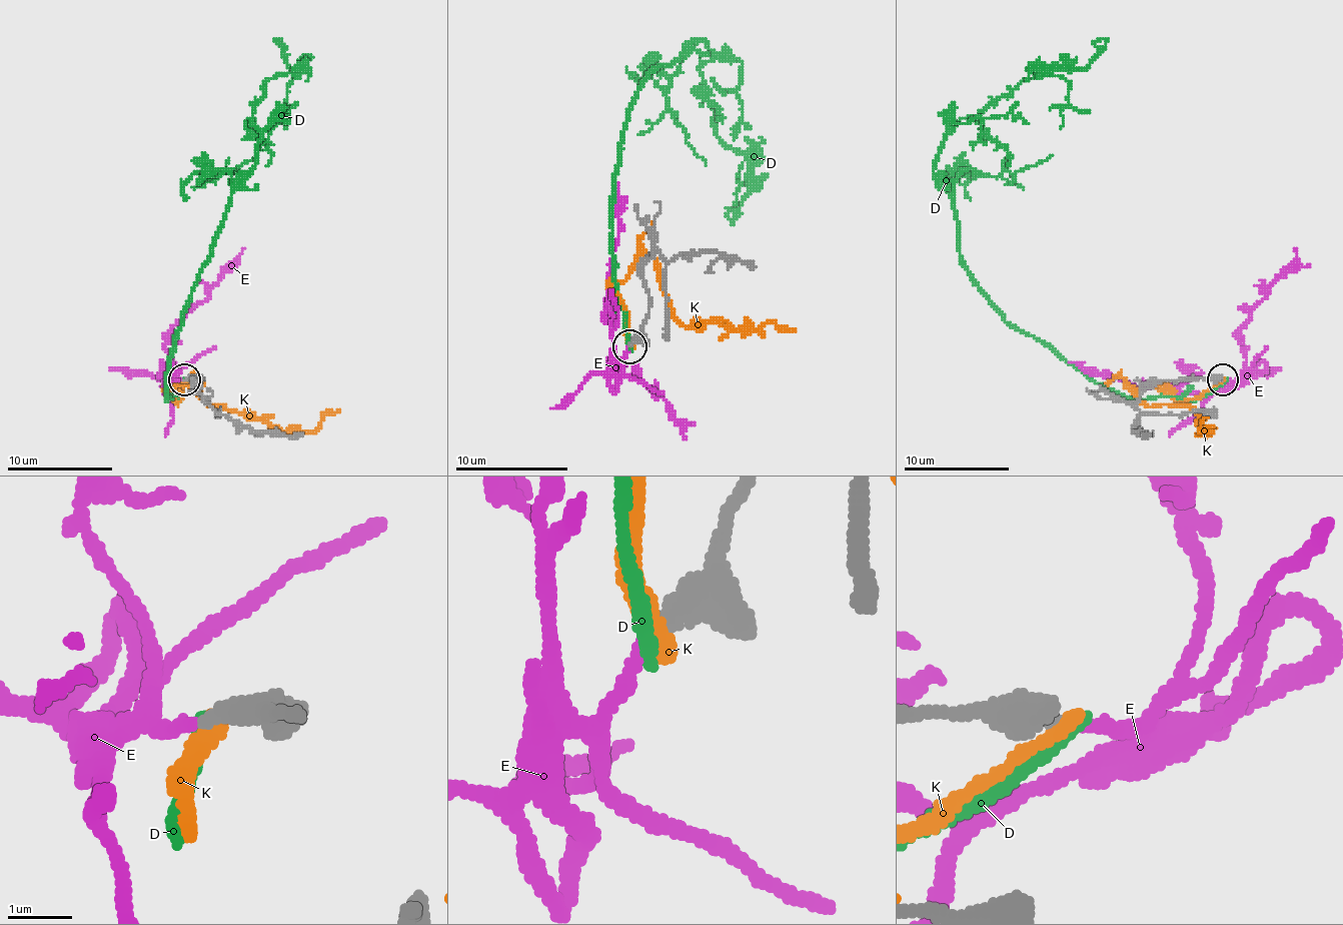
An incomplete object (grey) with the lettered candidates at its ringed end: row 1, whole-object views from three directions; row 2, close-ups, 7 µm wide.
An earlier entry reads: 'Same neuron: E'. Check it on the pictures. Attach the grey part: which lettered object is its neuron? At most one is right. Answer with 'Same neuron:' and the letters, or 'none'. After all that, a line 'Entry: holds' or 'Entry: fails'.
Same neuron: E
Entry: holds

